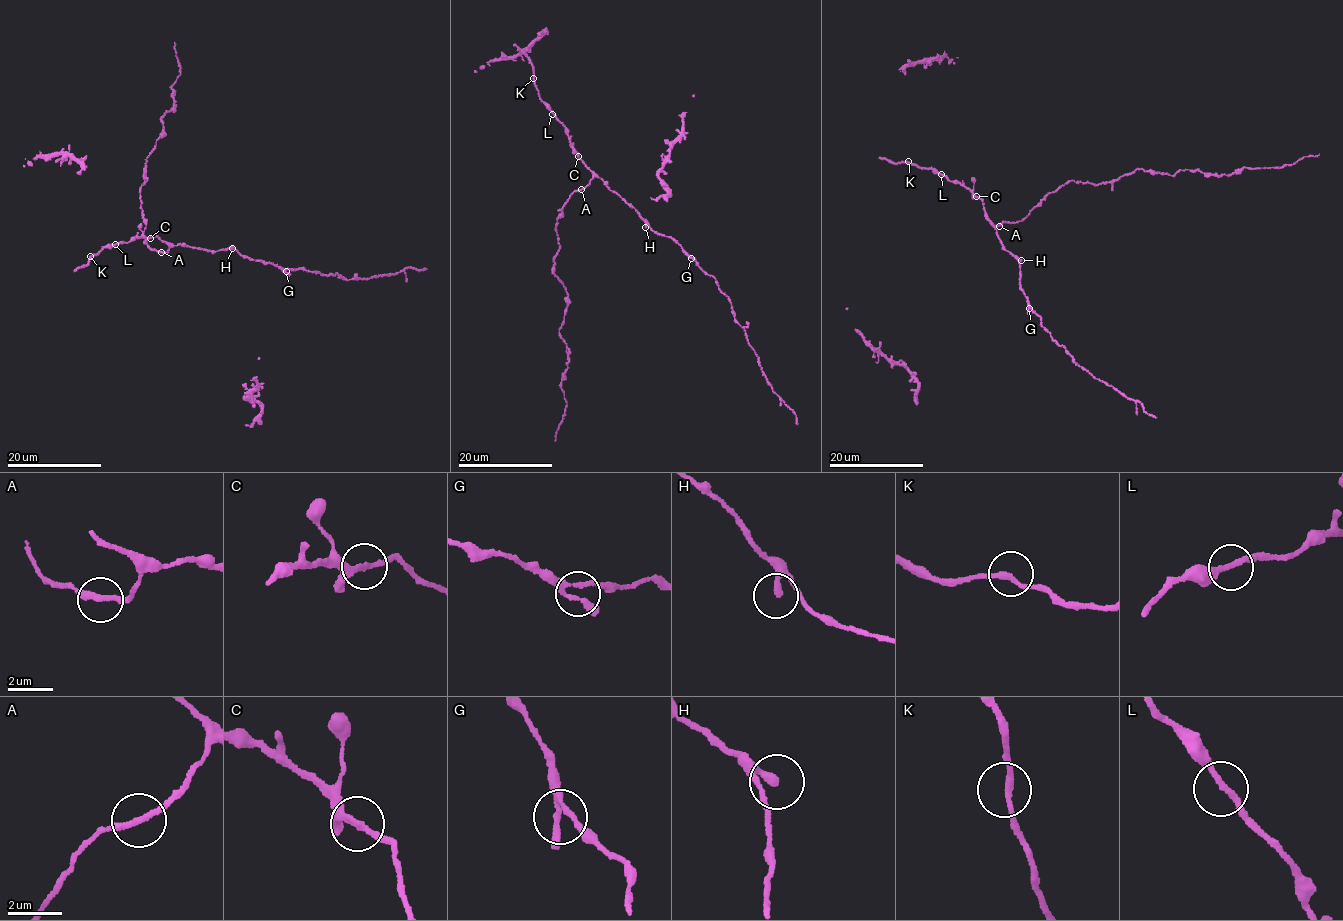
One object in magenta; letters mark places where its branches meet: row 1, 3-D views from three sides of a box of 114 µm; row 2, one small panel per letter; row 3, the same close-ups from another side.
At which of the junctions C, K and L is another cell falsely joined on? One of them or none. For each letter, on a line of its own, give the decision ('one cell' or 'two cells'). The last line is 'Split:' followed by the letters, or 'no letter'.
C: one cell
K: one cell
L: one cell
Split: no letter

